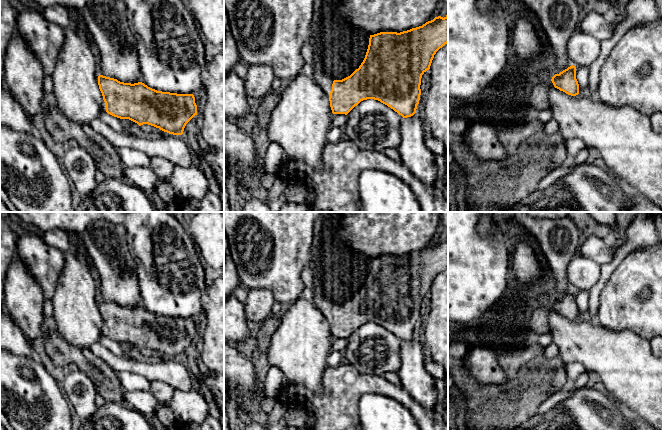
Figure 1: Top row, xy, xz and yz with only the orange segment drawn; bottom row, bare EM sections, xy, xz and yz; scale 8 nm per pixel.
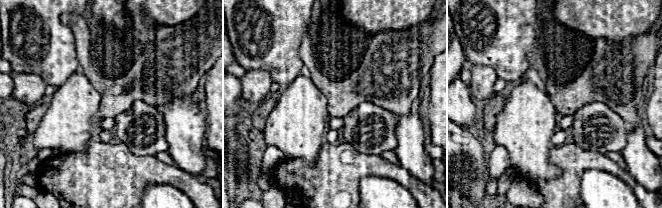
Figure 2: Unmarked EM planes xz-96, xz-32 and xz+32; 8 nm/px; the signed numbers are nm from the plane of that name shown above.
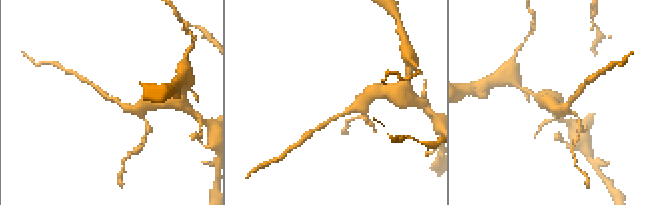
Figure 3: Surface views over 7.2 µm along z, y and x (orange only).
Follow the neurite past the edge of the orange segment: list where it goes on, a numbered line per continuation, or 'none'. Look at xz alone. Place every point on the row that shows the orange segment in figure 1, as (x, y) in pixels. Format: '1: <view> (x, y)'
1: xz (310, 54)

